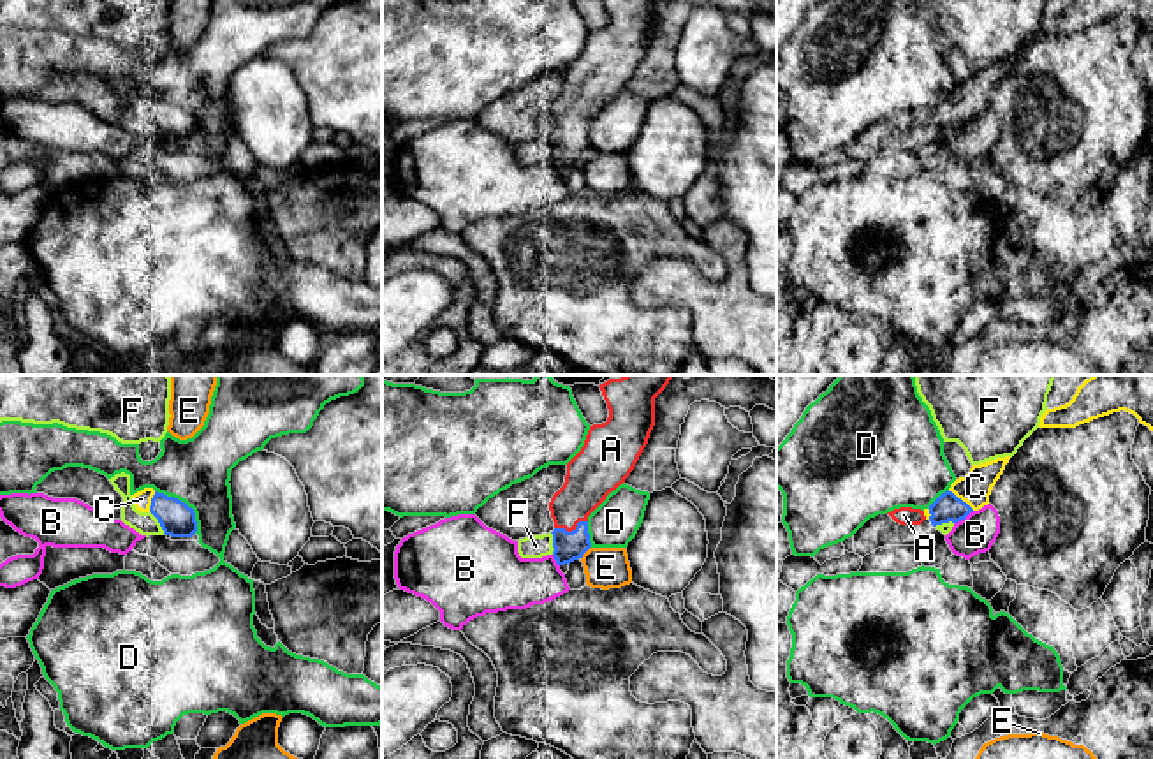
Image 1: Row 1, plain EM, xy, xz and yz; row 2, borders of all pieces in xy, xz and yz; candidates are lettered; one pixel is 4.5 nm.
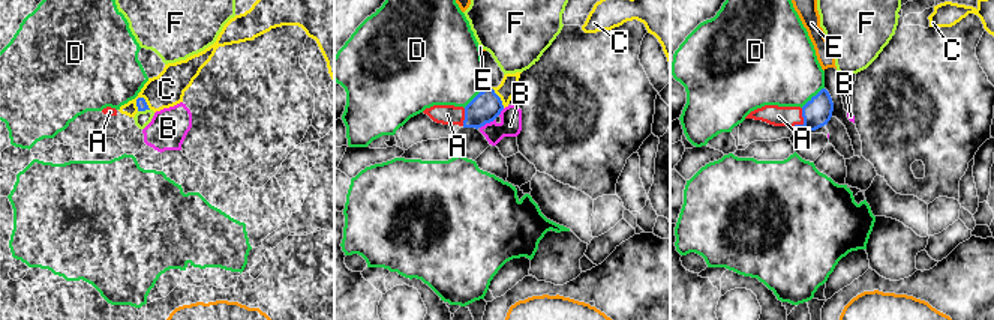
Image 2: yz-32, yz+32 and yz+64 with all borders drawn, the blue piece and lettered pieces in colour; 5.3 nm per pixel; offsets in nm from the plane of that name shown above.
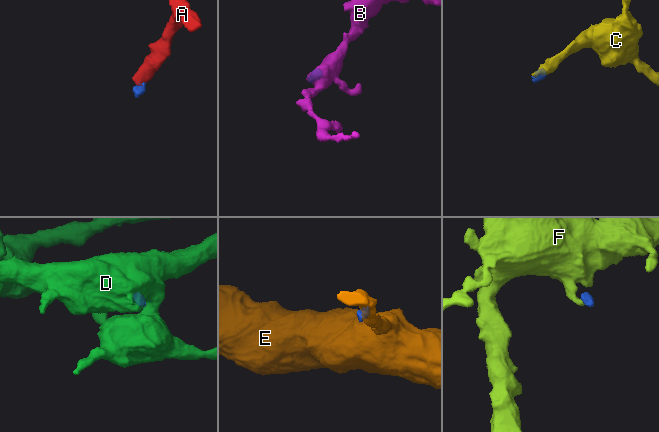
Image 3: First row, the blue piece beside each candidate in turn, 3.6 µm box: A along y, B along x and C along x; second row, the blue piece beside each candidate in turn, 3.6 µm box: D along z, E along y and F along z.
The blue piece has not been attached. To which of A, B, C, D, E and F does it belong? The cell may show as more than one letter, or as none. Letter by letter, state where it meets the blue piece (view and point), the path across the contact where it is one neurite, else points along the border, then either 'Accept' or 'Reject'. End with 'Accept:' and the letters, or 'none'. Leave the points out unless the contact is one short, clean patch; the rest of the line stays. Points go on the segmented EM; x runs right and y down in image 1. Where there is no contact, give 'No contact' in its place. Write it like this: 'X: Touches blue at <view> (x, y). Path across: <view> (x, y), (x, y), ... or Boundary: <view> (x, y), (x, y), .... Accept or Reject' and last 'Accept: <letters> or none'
A: Touches blue at xz (572, 530). Path across: xz (569, 546), (572, 530), (572, 502), (590, 479). Accept
B: Touches blue at yz (963, 518). Reject
C: Touches blue at yz (960, 499). Accept
D: Touches blue at xy (183, 502). Boundary: xy (155, 490), (183, 501), (194, 513), (198, 530). Reject
E: Touches blue at xz (585, 552). Boundary: xz (590, 546), (581, 559). Reject
F: Touches blue at xz (553, 543). Reject
Accept: A, C

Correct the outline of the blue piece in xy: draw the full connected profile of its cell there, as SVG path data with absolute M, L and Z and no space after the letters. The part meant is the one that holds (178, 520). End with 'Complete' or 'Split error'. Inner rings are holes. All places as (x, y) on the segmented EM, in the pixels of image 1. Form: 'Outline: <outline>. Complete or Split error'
Outline: M144 488L132 495L134 505L141 512L151 512L165 535L192 537L197 532L195 512L185 502Z. Split error

